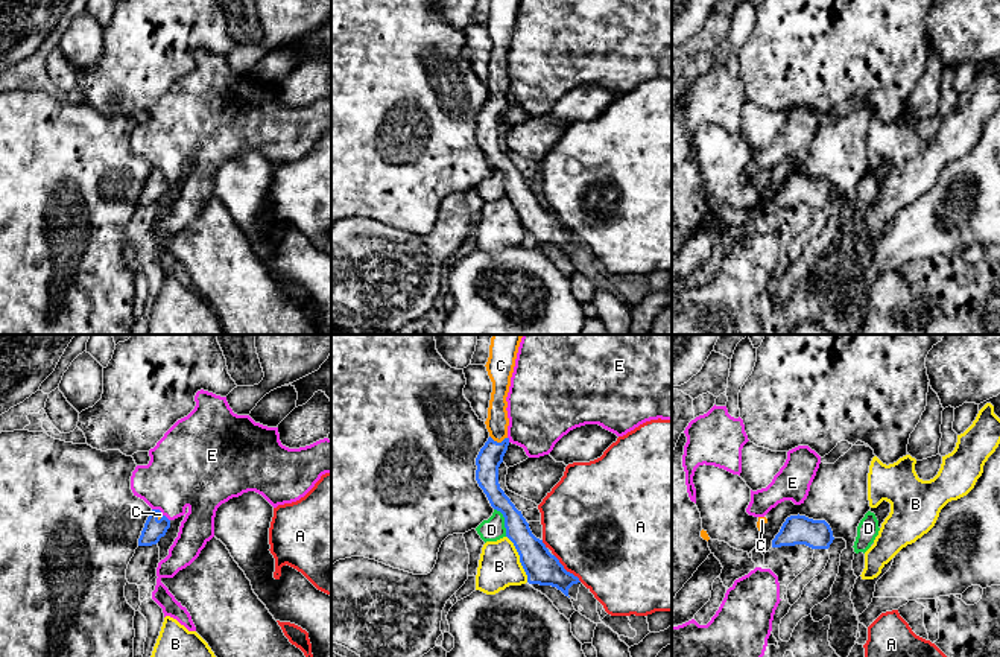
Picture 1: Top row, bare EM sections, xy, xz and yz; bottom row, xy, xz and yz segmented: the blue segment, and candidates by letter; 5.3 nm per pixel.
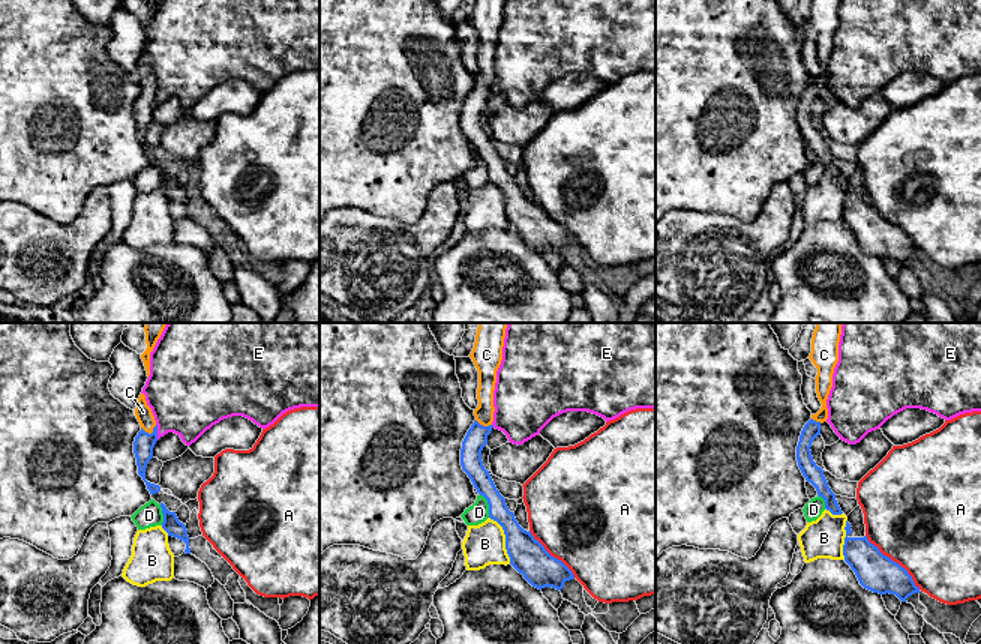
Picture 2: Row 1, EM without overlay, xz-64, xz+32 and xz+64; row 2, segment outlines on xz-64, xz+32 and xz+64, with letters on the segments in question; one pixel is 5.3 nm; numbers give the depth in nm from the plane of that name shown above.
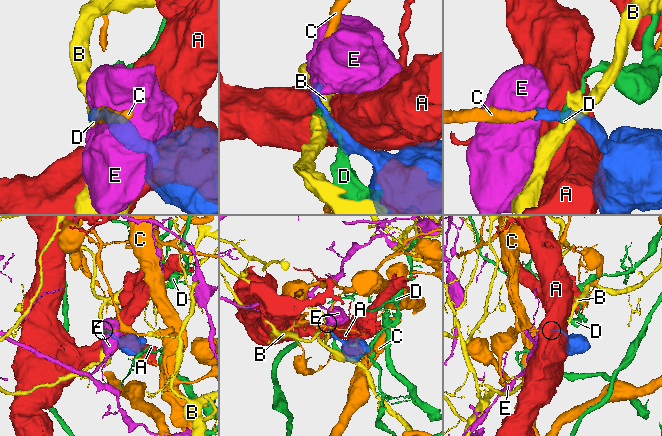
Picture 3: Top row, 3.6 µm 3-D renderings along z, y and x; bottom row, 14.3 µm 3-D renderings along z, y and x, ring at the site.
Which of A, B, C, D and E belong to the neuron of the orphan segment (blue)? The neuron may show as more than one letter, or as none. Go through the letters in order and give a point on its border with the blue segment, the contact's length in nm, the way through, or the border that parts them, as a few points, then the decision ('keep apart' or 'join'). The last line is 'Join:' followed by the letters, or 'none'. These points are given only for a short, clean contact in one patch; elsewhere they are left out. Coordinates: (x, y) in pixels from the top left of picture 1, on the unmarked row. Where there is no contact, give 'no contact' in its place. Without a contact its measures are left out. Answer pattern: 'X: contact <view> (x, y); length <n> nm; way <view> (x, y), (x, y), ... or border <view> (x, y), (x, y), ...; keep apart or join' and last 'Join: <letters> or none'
A: contact xz (564, 228); length 220 nm; keep apart
B: contact xz (520, 218); length 280 nm; border xz (506, 195), (518, 215), (528, 241); keep apart
C: contact xz (499, 102); length 100 nm; way xz (491, 114), (499, 102), (497, 81); join
D: contact xz (505, 181); length 170 nm; border xz (494, 168), (503, 177), (506, 195); keep apart
E: contact xy (160, 172); length 120 nm; border xy (152, 168), (157, 168), (169, 180); keep apart
Join: C

